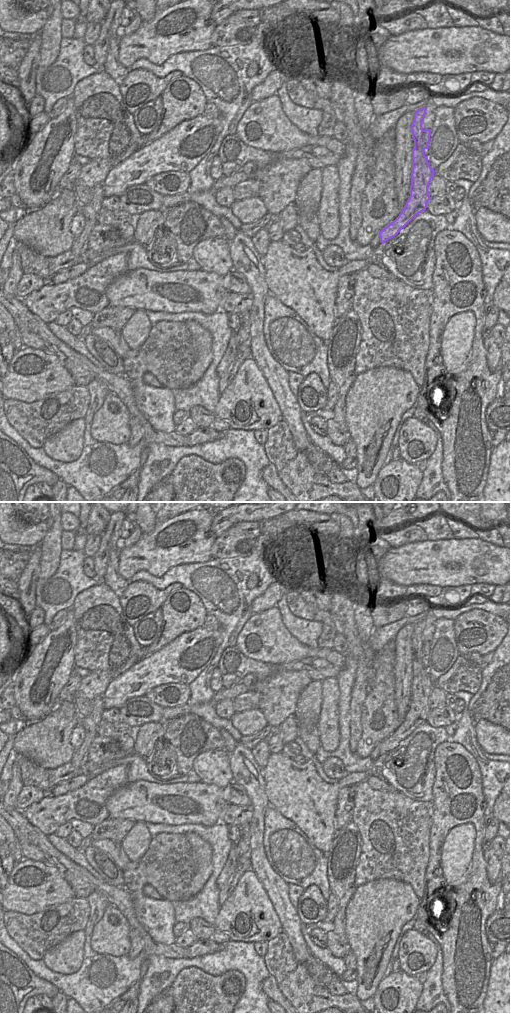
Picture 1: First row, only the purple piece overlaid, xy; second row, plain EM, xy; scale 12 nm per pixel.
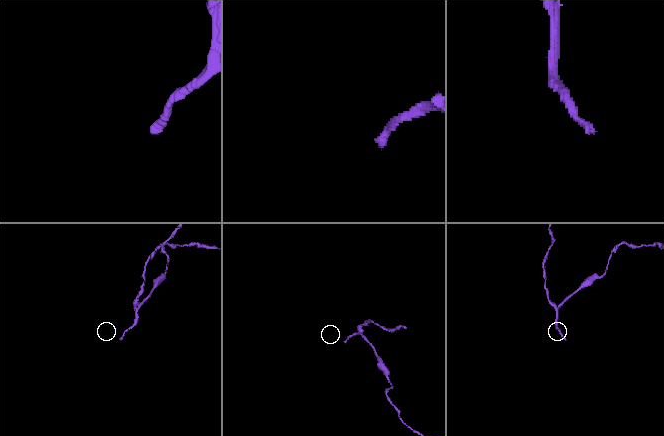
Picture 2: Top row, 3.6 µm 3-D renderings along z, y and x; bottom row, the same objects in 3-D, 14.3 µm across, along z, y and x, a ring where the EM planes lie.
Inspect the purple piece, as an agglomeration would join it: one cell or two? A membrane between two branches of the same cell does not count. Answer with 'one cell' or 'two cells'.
two cells

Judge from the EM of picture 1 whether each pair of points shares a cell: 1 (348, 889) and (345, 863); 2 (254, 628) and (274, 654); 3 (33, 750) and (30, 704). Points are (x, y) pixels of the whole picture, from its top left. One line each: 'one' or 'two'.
1: one
2: one
3: two

